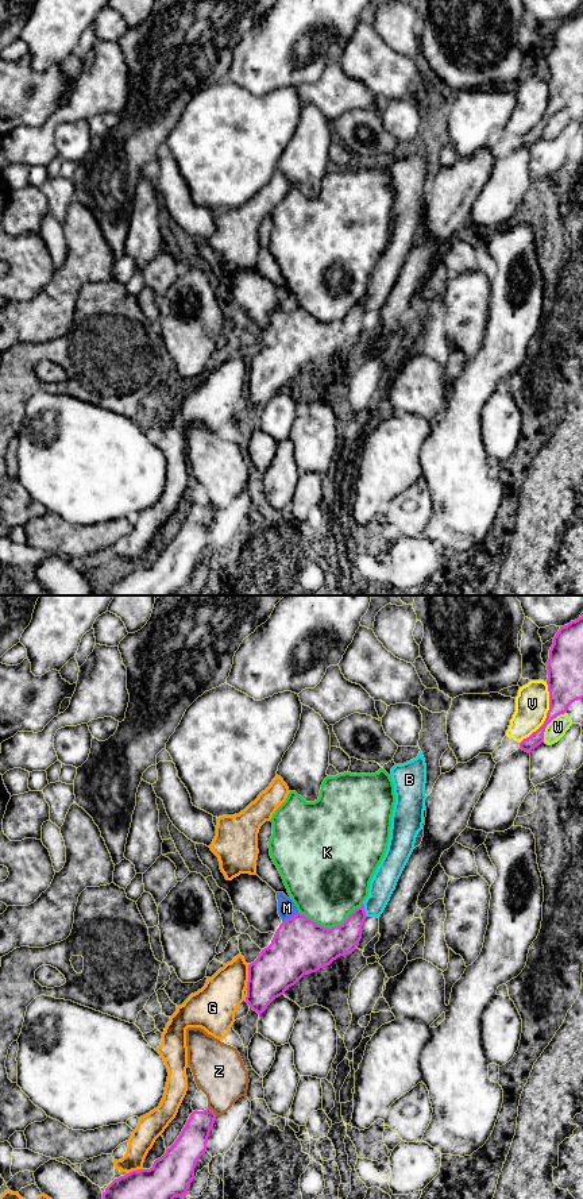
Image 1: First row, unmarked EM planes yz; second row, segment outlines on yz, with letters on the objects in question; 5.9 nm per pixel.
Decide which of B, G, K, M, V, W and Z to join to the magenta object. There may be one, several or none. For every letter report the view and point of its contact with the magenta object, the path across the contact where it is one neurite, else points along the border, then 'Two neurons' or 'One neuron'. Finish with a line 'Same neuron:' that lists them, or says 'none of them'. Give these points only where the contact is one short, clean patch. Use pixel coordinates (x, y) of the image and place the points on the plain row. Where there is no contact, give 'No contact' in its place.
B: Touches magenta at yz (363, 305). Two neurons
G: Touches magenta at yz (248, 371). Two neurons
K: Touches magenta at yz (331, 323). Two neurons
M: Touches magenta at yz (290, 312). Path across: yz (300, 342), (296, 322), (290, 312), (286, 303). One neuron
V: Touches magenta at yz (547, 110). Two neurons
W: Touches magenta at yz (547, 119). Boundary: yz (564, 107), (547, 120), (543, 137). Two neurons
Z: Touches magenta at yz (212, 507). Two neurons
Same neuron: M

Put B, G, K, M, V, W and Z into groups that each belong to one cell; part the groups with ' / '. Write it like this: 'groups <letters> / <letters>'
groups B / G / K / M / V / W / Z

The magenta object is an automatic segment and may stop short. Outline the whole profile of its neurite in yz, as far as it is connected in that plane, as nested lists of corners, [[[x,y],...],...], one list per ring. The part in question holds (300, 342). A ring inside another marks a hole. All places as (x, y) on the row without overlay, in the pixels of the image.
[[[277,288],[277,294],[282,319],[271,339],[248,359],[246,397],[259,410],[304,370],[354,347],[367,313],[362,298],[343,320],[328,324],[301,309],[283,288]]]

